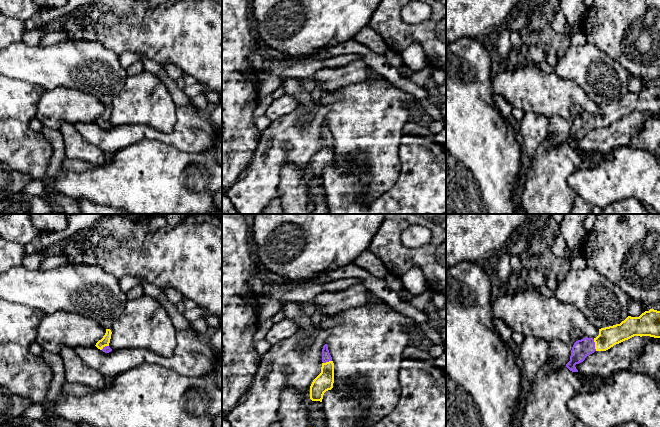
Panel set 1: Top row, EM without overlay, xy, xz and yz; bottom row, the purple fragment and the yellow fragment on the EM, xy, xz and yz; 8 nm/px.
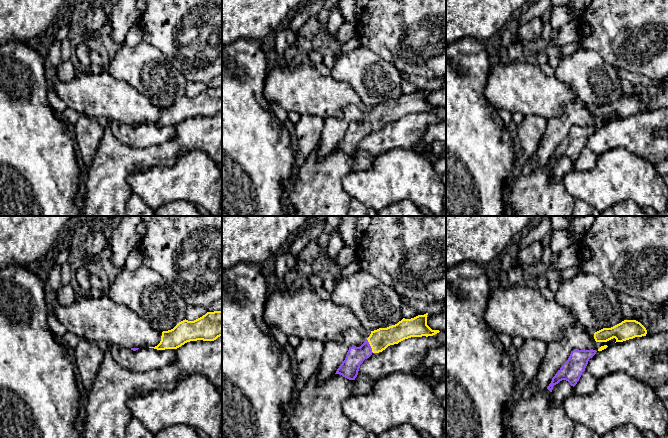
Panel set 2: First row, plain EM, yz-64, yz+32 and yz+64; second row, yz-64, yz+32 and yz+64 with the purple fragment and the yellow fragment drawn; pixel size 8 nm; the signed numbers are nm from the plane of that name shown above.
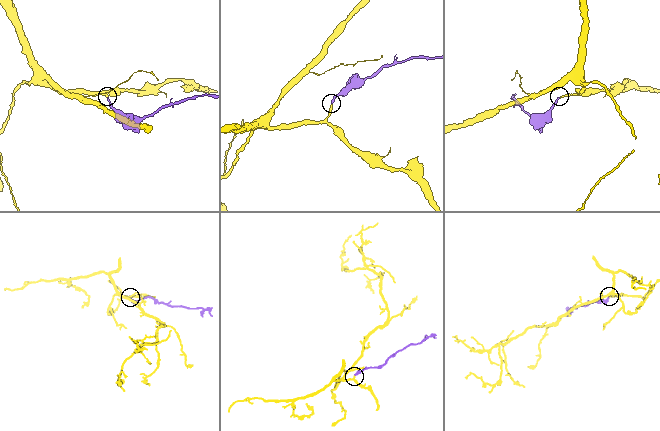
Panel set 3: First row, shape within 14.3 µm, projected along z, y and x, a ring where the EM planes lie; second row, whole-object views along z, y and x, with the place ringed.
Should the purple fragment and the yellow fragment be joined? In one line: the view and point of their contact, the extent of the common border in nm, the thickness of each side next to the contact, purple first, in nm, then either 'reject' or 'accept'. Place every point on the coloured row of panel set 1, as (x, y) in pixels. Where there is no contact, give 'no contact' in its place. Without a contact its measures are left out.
meets purple in yz at (594, 345); contact 100 nm long; 150 nm thick on the purple side, 160 nm on the other; accept

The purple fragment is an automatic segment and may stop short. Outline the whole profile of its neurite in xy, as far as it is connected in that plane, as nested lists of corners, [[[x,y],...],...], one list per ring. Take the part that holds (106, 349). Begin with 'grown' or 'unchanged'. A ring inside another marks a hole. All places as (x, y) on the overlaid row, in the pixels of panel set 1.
grown; [[[106,329],[106,333],[103,336],[103,338],[101,340],[99,340],[96,343],[96,347],[100,350],[102,350],[105,353],[109,353],[112,351],[112,349],[109,347],[109,343],[110,343],[110,339],[111,339],[111,330],[110,329]]]

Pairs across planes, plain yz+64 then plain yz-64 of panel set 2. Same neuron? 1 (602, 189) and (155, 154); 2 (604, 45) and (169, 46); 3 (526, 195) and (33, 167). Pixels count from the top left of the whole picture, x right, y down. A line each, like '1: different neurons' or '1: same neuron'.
1: different neurons
2: same neuron
3: different neurons

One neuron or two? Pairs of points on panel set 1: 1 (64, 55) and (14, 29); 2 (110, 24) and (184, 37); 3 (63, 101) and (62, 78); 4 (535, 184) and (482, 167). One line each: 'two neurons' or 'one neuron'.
1: two neurons
2: one neuron
3: two neurons
4: two neurons

